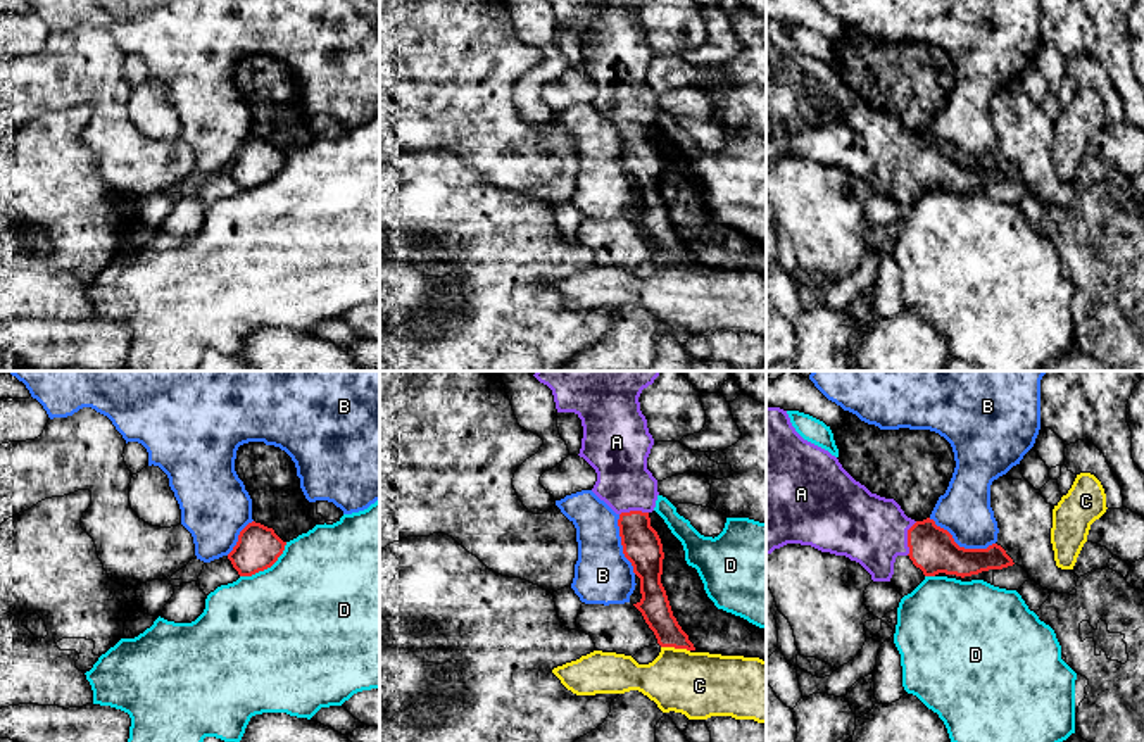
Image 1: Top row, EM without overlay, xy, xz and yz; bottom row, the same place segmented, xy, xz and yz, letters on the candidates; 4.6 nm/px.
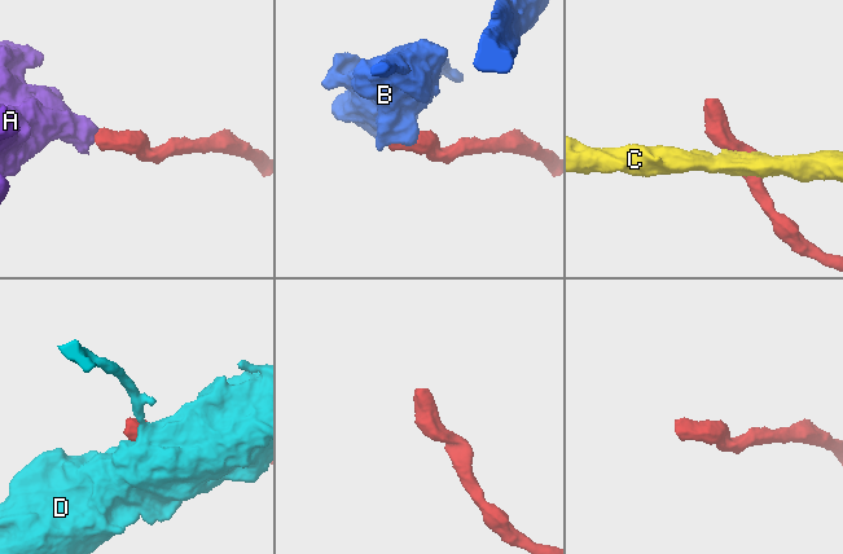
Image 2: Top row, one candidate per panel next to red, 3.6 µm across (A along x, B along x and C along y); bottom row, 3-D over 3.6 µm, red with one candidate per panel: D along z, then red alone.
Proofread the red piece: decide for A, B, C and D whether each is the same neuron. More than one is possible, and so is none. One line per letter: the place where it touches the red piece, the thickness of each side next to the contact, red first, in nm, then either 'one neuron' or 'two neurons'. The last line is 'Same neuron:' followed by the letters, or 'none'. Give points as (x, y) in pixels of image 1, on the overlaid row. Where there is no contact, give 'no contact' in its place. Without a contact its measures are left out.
A: contact yz (908, 539); calibres 220 and 320 nm; one neuron
B: contact yz (961, 547); calibres 220 and 240 nm; two neurons
C: contact xz (675, 647); calibres 140 and 300 nm; two neurons
D: contact xy (266, 568); calibres 200 and 500 nm; two neurons
Same neuron: A

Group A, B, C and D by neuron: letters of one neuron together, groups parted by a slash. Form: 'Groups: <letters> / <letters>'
Groups: A / B / C / D

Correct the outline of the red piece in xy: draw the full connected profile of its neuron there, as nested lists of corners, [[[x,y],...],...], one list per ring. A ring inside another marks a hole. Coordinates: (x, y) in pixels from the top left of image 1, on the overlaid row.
[[[252,521],[240,531],[228,559],[240,576],[252,576],[271,568],[283,554],[285,545],[286,542],[273,528]]]

